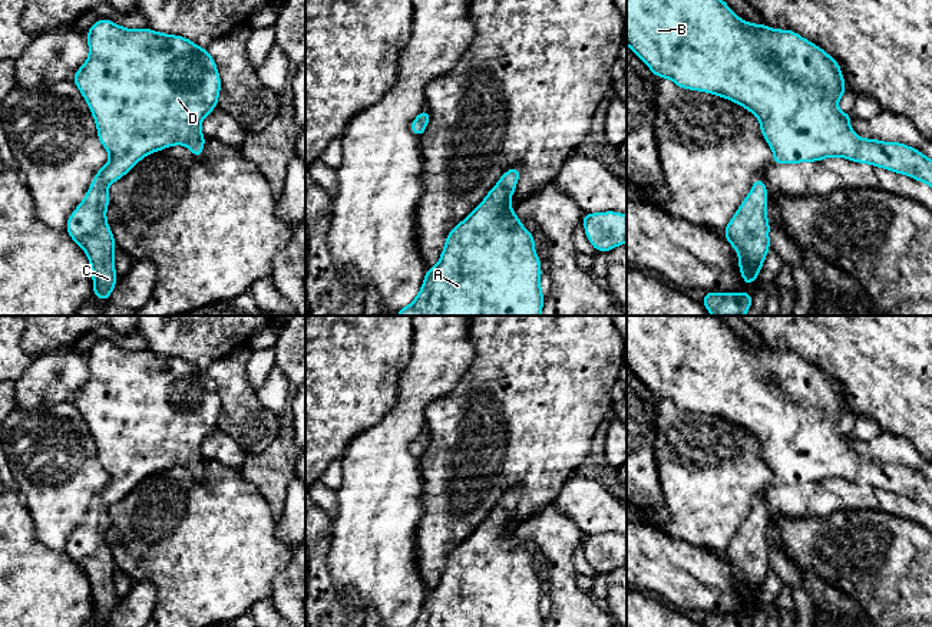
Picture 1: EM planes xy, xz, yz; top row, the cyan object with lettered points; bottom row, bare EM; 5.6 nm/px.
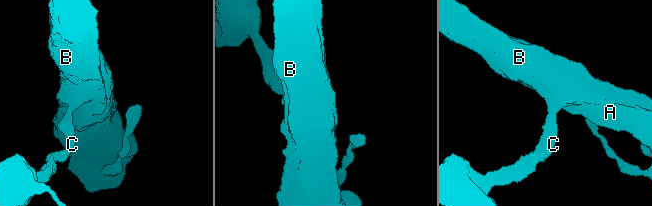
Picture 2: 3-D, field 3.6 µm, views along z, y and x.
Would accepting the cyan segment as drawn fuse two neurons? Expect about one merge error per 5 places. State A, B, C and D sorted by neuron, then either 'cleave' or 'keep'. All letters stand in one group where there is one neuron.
groups A B C D; keep

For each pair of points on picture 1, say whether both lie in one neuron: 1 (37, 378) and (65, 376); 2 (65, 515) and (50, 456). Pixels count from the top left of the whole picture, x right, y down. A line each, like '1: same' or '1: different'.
1: same
2: same

